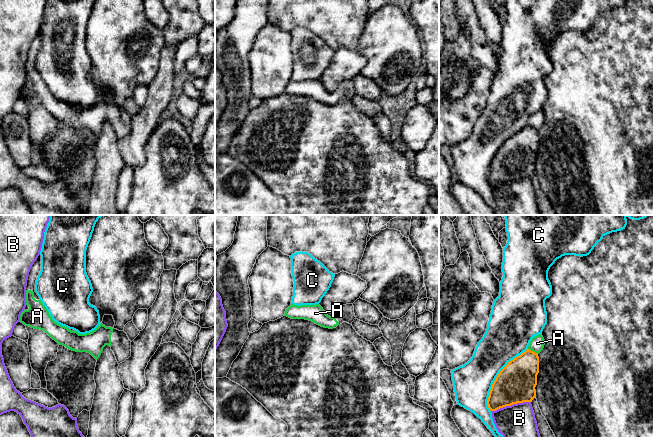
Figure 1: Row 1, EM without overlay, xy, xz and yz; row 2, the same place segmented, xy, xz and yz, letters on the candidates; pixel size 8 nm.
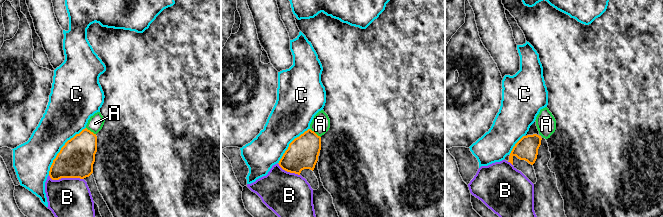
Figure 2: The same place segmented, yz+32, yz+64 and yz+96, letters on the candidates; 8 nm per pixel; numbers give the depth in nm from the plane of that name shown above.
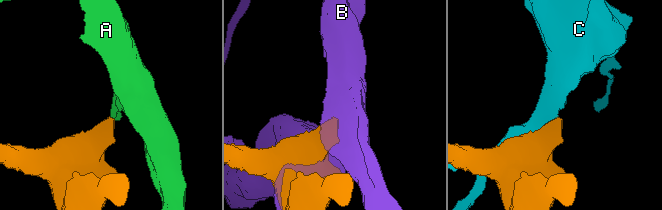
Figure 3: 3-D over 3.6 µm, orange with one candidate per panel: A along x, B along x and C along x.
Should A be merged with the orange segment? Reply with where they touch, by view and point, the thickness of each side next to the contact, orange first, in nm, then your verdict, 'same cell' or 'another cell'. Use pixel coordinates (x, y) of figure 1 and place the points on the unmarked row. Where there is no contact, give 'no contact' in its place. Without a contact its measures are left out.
yz (532, 127) | 300/120 nm | another cell

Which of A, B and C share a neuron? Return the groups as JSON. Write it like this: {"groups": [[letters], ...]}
{"groups": [["A"], ["B"], ["C"]]}

